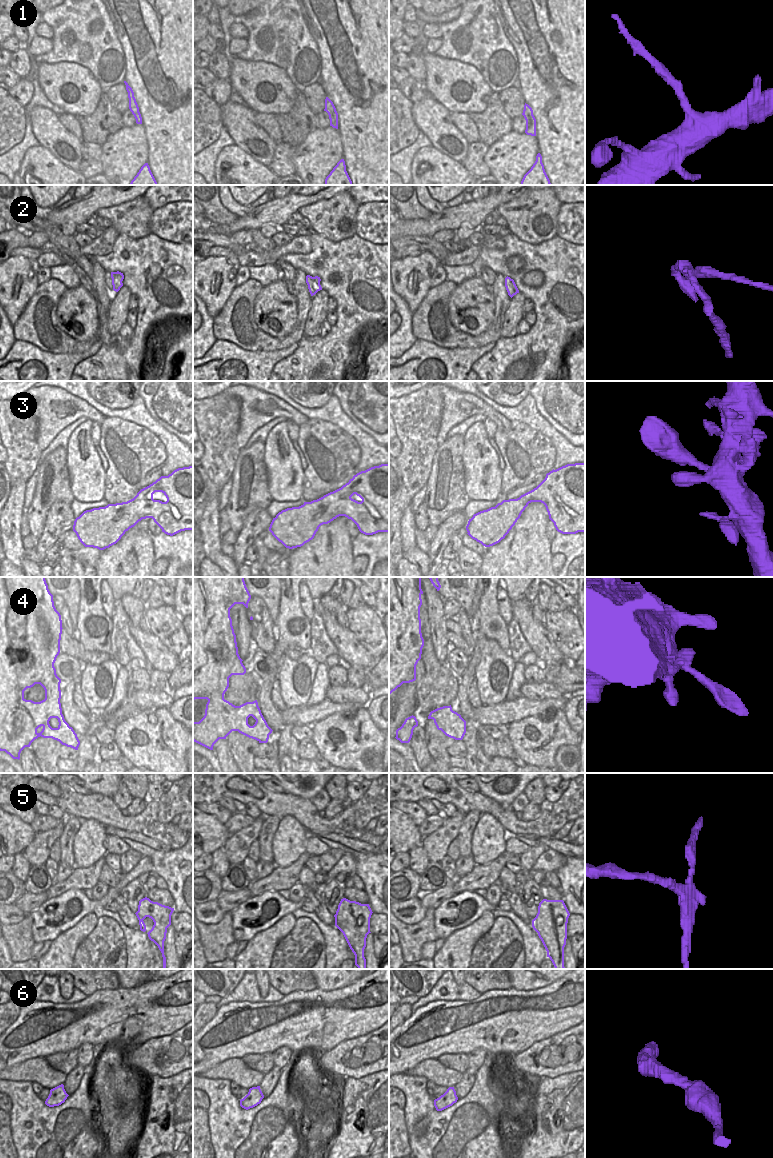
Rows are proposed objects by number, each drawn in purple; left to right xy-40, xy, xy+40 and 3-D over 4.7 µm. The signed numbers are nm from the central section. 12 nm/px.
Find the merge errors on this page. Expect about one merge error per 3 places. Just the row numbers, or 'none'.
1, 2, 5

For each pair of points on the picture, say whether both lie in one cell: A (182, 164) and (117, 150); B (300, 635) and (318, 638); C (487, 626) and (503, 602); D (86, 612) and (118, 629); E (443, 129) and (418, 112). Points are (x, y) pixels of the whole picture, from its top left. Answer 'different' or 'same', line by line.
A: different
B: different
C: different
D: different
E: same

